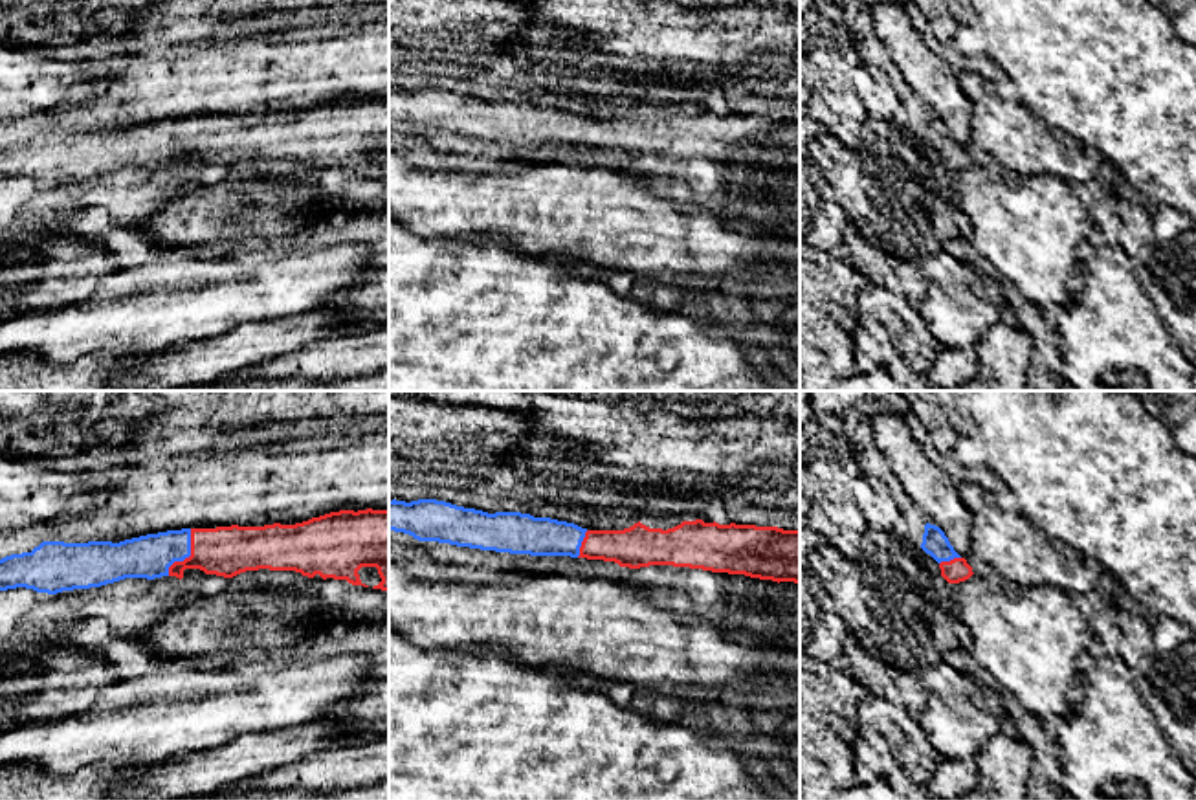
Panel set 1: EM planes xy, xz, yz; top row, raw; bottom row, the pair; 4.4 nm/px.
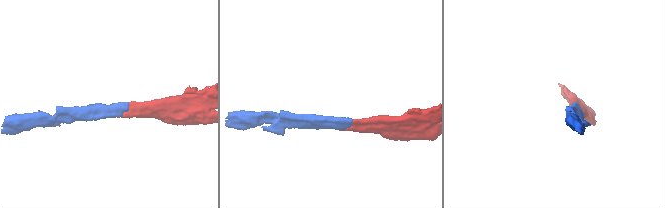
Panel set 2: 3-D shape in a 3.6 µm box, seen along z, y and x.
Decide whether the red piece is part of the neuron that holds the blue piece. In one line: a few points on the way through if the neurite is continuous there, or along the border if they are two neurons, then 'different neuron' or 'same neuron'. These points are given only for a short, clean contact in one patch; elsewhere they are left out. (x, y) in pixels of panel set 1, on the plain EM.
runs through xy (149, 145), (188, 145), (226, 140); same neuron

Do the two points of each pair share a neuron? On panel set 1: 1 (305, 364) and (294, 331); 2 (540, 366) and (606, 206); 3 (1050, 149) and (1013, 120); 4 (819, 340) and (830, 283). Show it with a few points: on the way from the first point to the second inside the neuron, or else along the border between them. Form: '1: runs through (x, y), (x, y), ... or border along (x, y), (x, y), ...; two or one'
1: border along (340, 331), (259, 364); two
2: border along (534, 254), (575, 268); two
3: runs through (1040, 147), (1022, 129); one
4: runs through (819, 325), (819, 298); one

